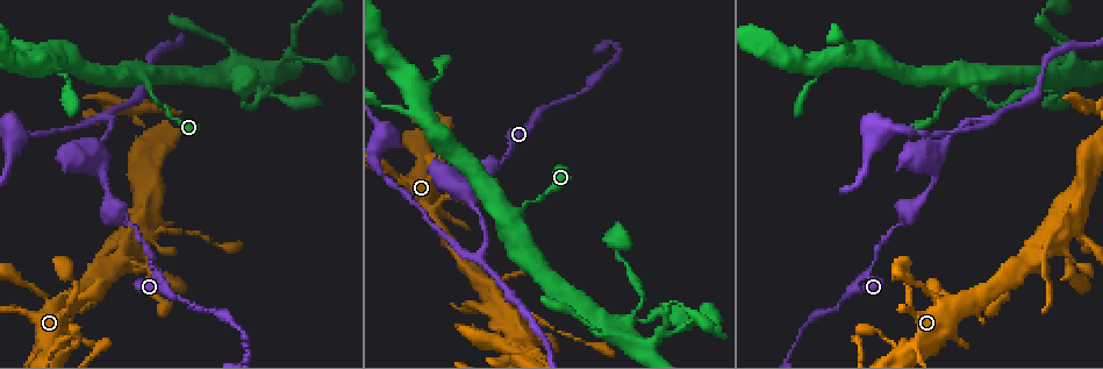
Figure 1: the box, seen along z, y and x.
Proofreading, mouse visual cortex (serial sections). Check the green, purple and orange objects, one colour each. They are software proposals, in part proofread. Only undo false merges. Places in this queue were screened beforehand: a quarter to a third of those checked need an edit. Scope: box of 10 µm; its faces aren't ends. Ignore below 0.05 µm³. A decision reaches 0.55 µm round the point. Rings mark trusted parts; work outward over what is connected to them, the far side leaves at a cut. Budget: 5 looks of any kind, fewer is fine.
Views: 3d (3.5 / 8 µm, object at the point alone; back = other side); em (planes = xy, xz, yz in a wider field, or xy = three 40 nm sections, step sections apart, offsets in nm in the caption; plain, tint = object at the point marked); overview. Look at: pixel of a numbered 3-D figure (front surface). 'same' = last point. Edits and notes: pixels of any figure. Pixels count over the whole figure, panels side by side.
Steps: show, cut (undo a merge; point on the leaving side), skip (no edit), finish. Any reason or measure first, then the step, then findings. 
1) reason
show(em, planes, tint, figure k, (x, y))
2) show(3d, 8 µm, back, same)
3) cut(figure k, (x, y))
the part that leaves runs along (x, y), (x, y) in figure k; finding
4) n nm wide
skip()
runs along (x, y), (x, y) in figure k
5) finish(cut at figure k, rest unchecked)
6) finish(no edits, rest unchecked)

three arms meet
show(3d, 8 µm, back, figure 1, (944, 291))

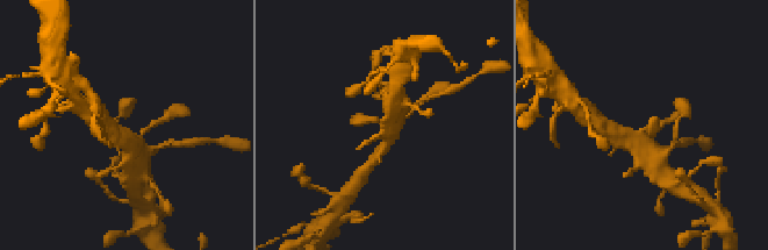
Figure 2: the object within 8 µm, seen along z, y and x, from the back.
show(3d, 3.5 µm, same)

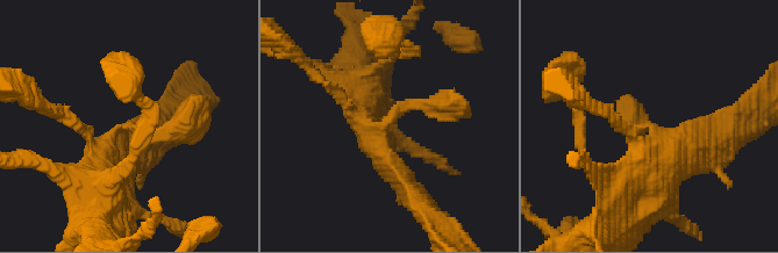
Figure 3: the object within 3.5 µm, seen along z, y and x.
3 arms; arms of 250, 350, 400 nm
show(em, planes, tint, figure 3, (387, 122))

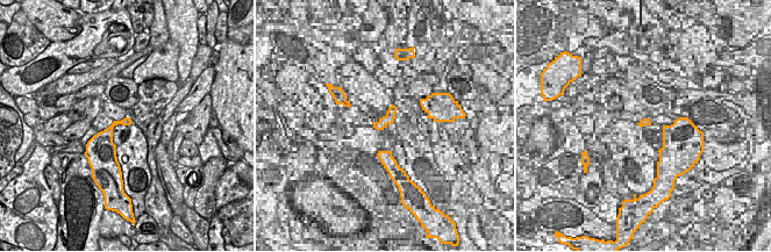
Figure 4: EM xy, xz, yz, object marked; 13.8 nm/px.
skip()
runs along (102, 174), (121, 128), (188, 114) in figure 3; all the same cell

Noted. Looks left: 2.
branch point
show(3d, 3.5 µm, figure 1, (660, 335))

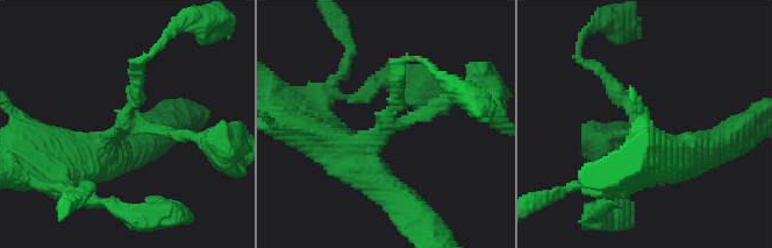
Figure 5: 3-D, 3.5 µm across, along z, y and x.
show(em, planes, tint, figure 5, (383, 126))

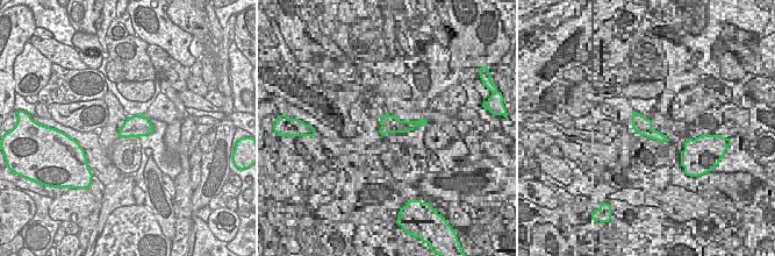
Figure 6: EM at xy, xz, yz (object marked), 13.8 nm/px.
3 arms
skip()
runs along (326, 141), (354, 153), (450, 96) in figure 5; all the same cell

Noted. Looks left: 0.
finish(no edits, rest unchecked)

